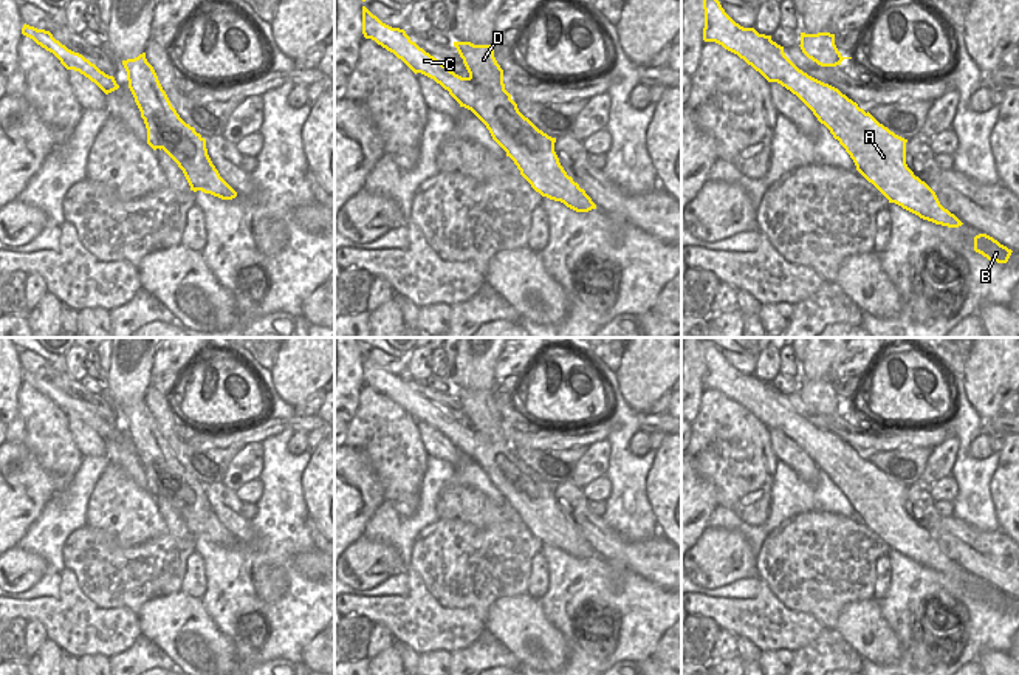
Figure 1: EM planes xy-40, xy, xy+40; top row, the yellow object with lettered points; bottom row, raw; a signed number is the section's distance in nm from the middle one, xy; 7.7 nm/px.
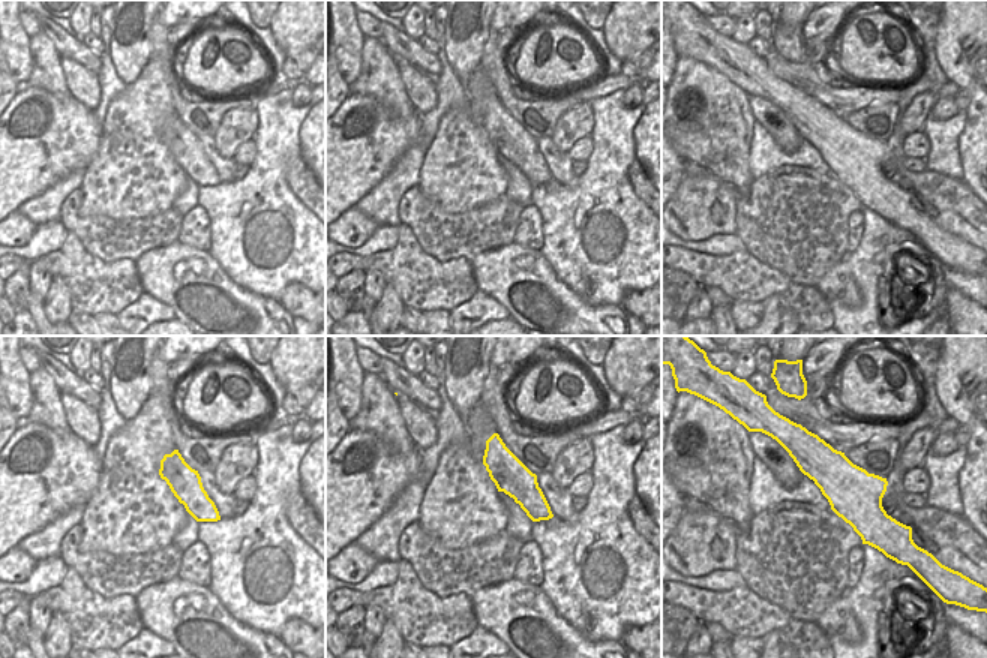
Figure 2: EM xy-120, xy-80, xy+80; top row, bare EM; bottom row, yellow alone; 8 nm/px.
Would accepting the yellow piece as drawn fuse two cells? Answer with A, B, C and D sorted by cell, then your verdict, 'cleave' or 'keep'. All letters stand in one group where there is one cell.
A B C / D; cleave

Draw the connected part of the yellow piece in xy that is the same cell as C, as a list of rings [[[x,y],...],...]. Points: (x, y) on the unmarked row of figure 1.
[[[362,353],[362,381],[393,399],[415,421],[421,420],[440,430],[460,451],[471,457],[489,477],[492,486],[506,499],[520,522],[542,543],[564,550],[576,559],[588,559],[596,551],[567,522],[554,499],[556,485],[548,483],[520,458],[505,449],[500,433],[489,438],[461,424],[438,406],[420,395],[404,376],[383,370]]]

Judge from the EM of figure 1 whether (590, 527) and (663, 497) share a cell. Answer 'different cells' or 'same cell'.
different cells

